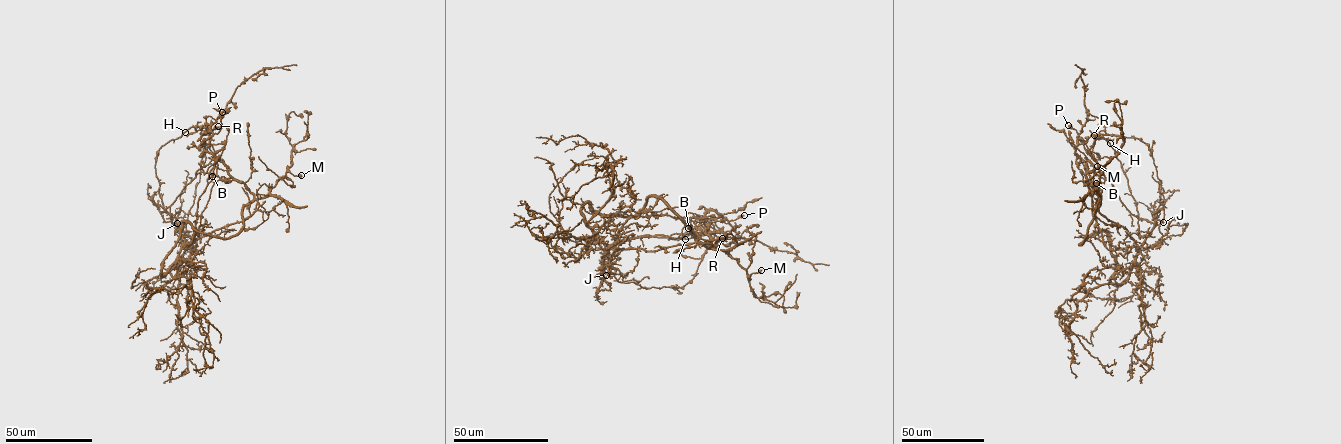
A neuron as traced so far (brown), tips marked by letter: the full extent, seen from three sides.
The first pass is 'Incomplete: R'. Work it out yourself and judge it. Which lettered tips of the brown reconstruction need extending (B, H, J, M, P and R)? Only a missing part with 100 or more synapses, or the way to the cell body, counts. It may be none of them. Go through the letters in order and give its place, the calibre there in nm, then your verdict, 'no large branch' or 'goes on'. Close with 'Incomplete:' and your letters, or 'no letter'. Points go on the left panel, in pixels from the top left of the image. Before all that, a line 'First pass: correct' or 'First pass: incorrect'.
First pass: incorrect
B: (212, 176) | 500 nm | no large branch
H: (185, 132) | 320 nm | no large branch
J: (177, 223) | 440 nm | goes on
M: (301, 175) | 600 nm | no large branch
P: (222, 112) | 480 nm | no large branch
R: (218, 126) | 600 nm | no large branch
Incomplete: J

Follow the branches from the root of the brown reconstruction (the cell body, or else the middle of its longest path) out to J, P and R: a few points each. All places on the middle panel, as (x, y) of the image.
J: (633, 216), (609, 246), (609, 260), (615, 272), (606, 275)
P: (633, 216), (683, 216), (699, 219), (705, 224), (702, 218), (710, 210), (729, 221), (744, 215)
R: (633, 216), (683, 216), (705, 224), (705, 213), (714, 210), (723, 217), (707, 219), (704, 224), (722, 238)

